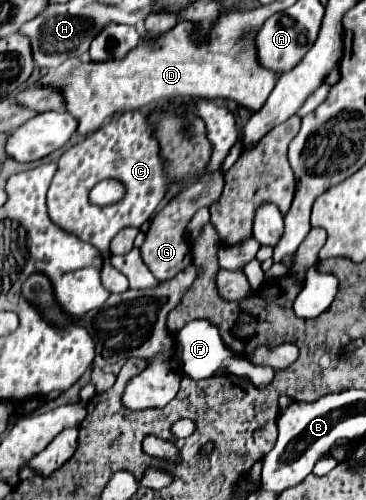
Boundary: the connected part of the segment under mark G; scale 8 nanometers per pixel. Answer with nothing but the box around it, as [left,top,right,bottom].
[141,170,223,280]

